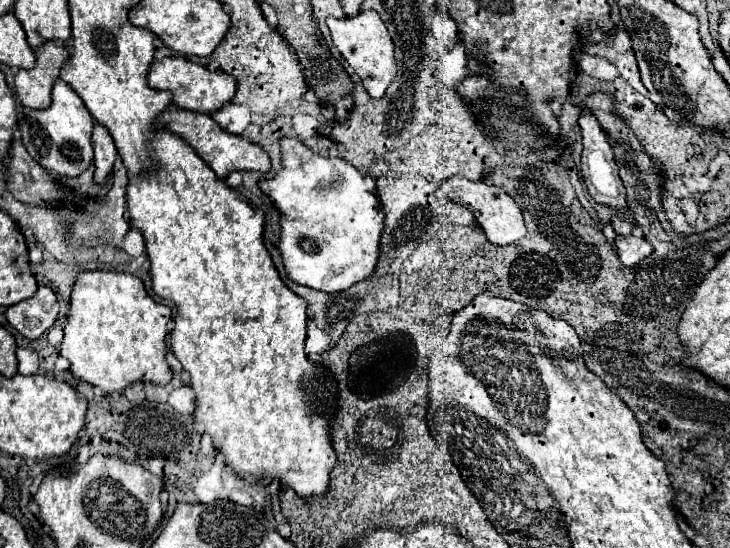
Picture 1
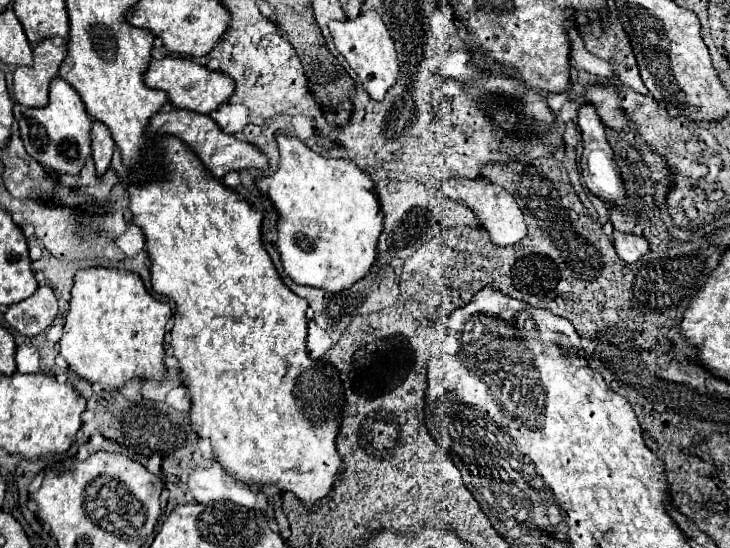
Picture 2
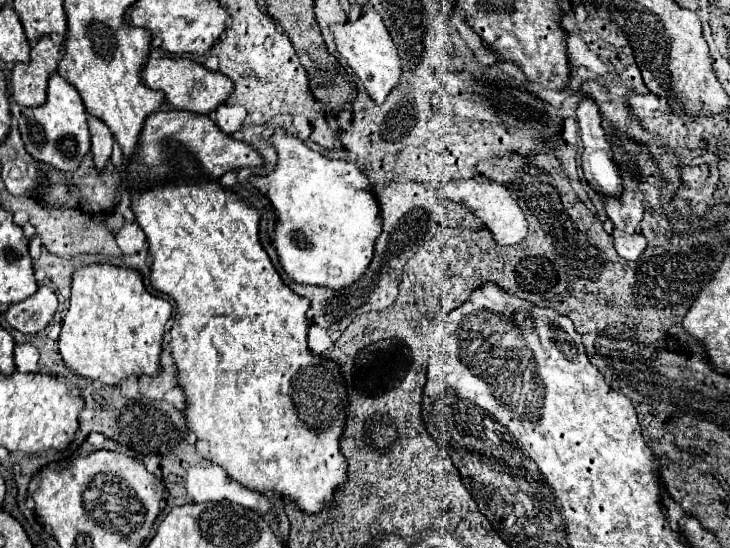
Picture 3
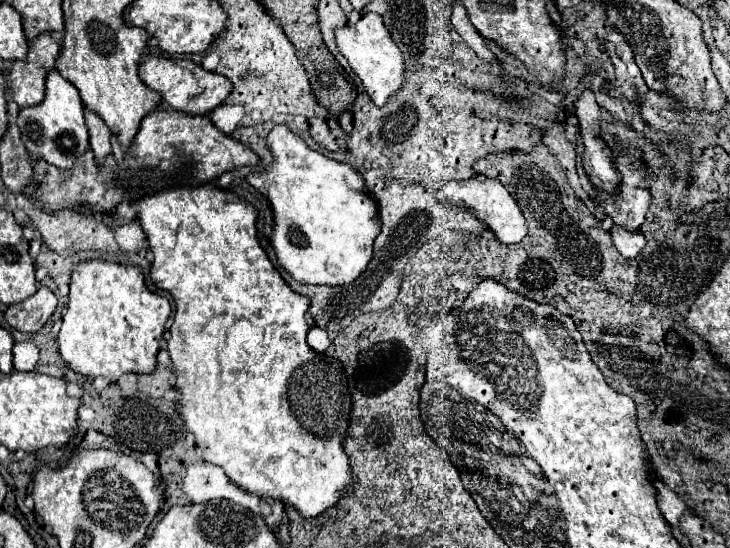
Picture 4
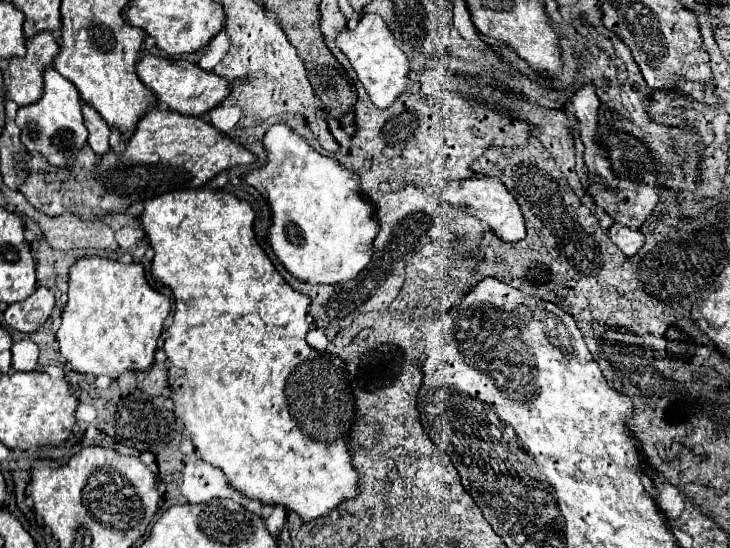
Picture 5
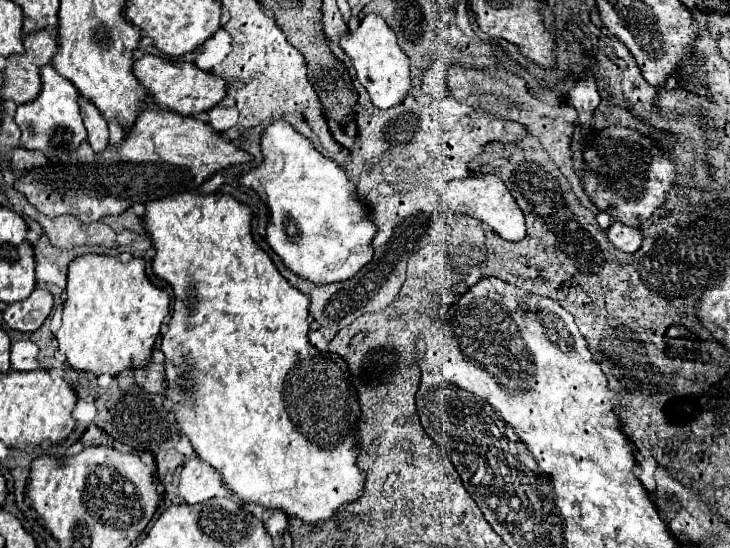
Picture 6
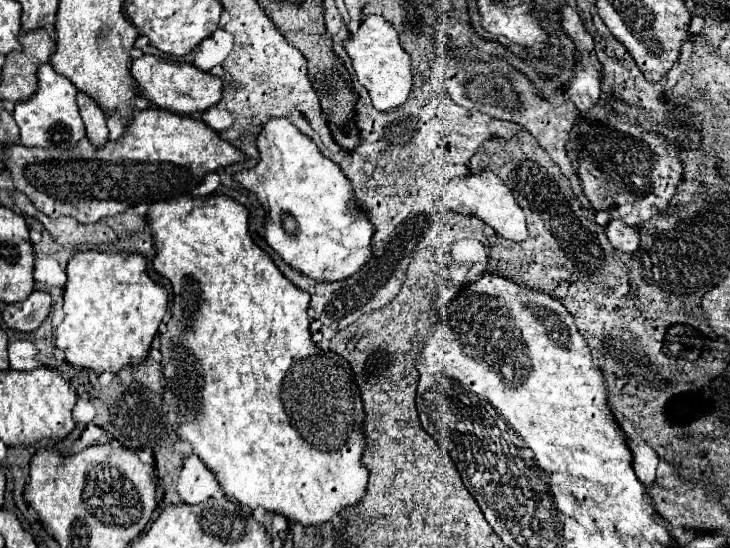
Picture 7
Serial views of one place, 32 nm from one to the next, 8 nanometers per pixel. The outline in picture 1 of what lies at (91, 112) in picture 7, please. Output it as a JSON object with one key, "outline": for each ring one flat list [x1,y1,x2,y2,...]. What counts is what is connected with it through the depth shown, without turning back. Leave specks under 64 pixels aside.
{"outline":[[96,124,92,130,92,148,94,148,94,180,98,184,104,184,106,176,112,172,112,164,116,158,116,148,112,136,108,136,108,130,102,124]]}

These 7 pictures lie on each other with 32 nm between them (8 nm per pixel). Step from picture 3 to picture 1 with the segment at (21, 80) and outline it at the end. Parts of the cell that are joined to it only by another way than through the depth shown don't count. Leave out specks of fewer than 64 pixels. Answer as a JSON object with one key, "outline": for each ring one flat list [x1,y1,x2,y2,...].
{"outline":[[52,40,44,42,36,50,36,66,26,70,20,68,14,78,16,98,28,108,46,108,50,102,50,90,58,72,68,58,68,50,64,46,56,46]]}

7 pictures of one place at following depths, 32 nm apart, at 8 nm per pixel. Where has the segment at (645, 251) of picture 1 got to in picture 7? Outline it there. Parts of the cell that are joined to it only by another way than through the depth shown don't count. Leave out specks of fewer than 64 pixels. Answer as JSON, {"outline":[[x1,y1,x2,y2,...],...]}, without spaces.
{"outline":[[610,220,608,222,606,236,612,242,612,246,616,250,622,250,622,252,634,252,638,248,638,244,640,244,638,230,624,224,624,222,620,222,620,220]]}

